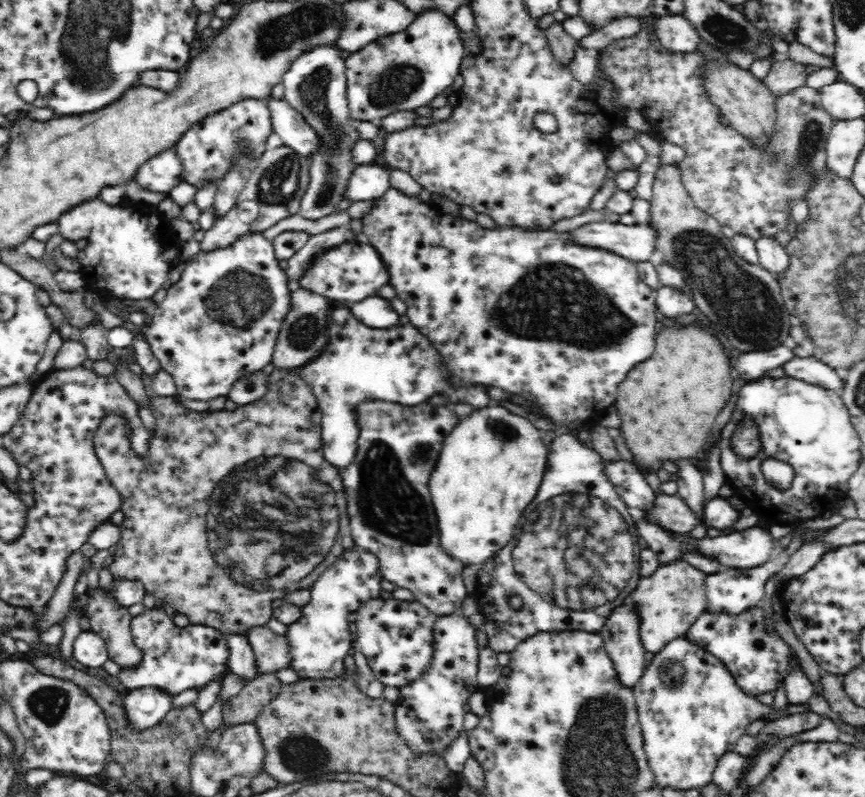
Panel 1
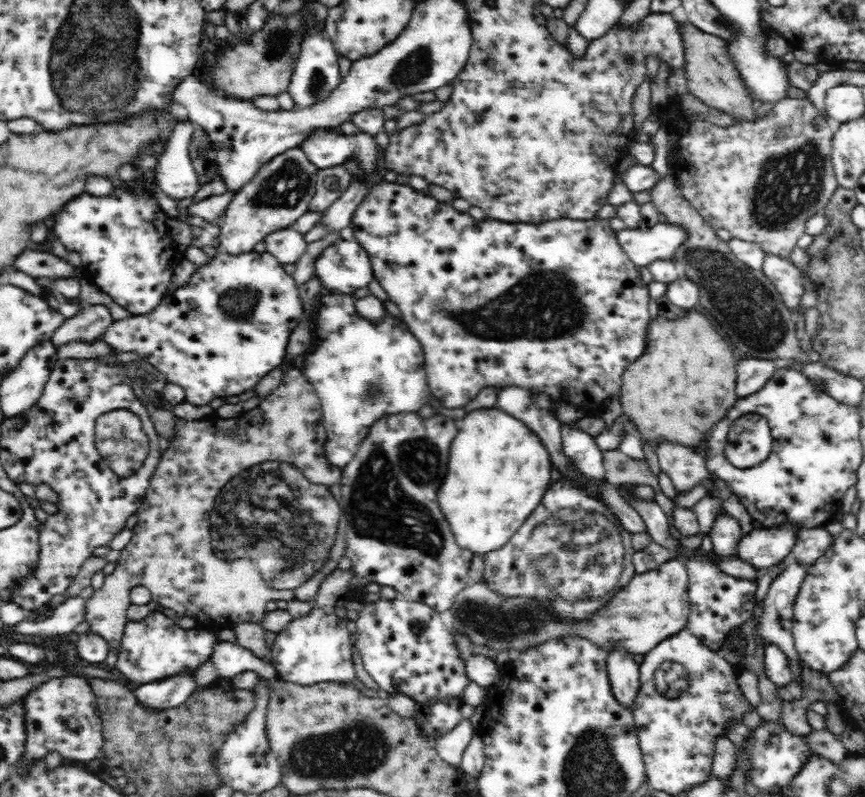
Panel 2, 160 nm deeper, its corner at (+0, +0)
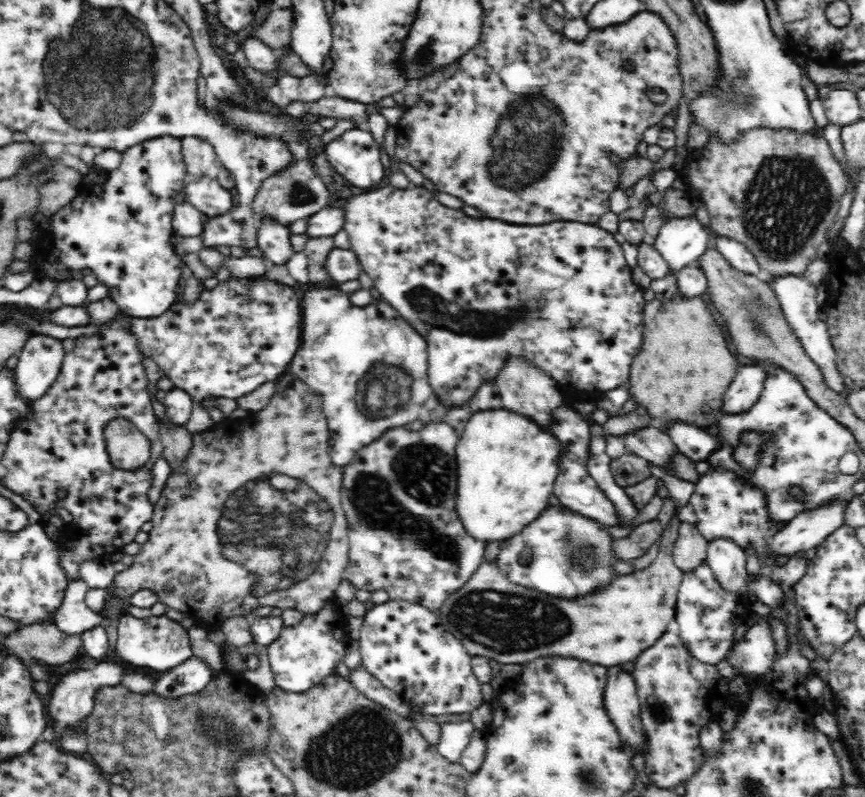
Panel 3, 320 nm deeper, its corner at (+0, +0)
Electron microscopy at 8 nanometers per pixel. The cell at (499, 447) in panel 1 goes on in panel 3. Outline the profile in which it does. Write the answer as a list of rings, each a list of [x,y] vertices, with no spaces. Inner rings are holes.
[[[494,409],[474,414],[460,442],[456,446],[458,456],[458,498],[456,512],[460,514],[463,528],[468,536],[479,541],[501,542],[518,534],[525,526],[540,516],[546,509],[550,496],[553,495],[555,478],[559,473],[560,456],[564,456],[566,448],[562,441],[550,430],[538,426],[534,420],[510,410]]]

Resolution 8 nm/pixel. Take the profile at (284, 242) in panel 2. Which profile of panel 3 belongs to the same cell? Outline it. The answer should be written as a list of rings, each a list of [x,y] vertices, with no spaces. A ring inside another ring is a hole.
[[[266,217],[261,224],[258,224],[257,239],[259,244],[259,249],[262,250],[265,258],[268,258],[271,264],[286,264],[288,259],[291,258],[292,247],[290,247],[290,231],[284,225],[279,225],[278,222],[271,220]]]

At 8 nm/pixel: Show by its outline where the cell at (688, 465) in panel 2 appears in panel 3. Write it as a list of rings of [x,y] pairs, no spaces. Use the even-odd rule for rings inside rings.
[[[650,428],[621,435],[625,450],[655,466],[668,467],[677,454],[674,442],[660,428]]]

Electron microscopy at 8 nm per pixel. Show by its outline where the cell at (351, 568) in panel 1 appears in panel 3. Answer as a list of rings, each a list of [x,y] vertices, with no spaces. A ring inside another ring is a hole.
[[[332,599],[315,615],[304,615],[297,625],[283,627],[278,638],[266,647],[276,687],[301,693],[334,674],[334,667],[344,658],[350,639],[344,618],[340,607]]]

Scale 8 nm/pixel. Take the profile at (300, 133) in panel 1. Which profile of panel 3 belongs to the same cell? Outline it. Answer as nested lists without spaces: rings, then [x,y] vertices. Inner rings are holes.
[[[358,128],[347,130],[330,143],[324,144],[322,151],[333,168],[358,188],[372,190],[382,182],[382,178],[388,173],[385,156],[370,131]]]

